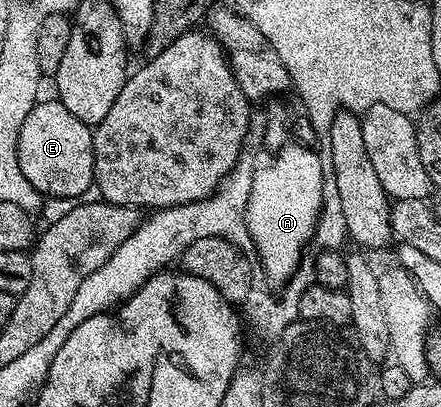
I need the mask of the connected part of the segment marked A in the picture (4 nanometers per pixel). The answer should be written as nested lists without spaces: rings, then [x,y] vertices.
[[[292,143],[282,145],[275,155],[277,156],[268,165],[257,170],[255,168],[251,172],[251,189],[244,219],[247,221],[247,228],[250,229],[255,254],[258,253],[260,257],[263,274],[274,279],[283,279],[292,277],[299,270],[297,267],[302,251],[306,243],[308,245],[313,238],[326,200],[326,165],[325,162],[323,165],[312,150]]]

